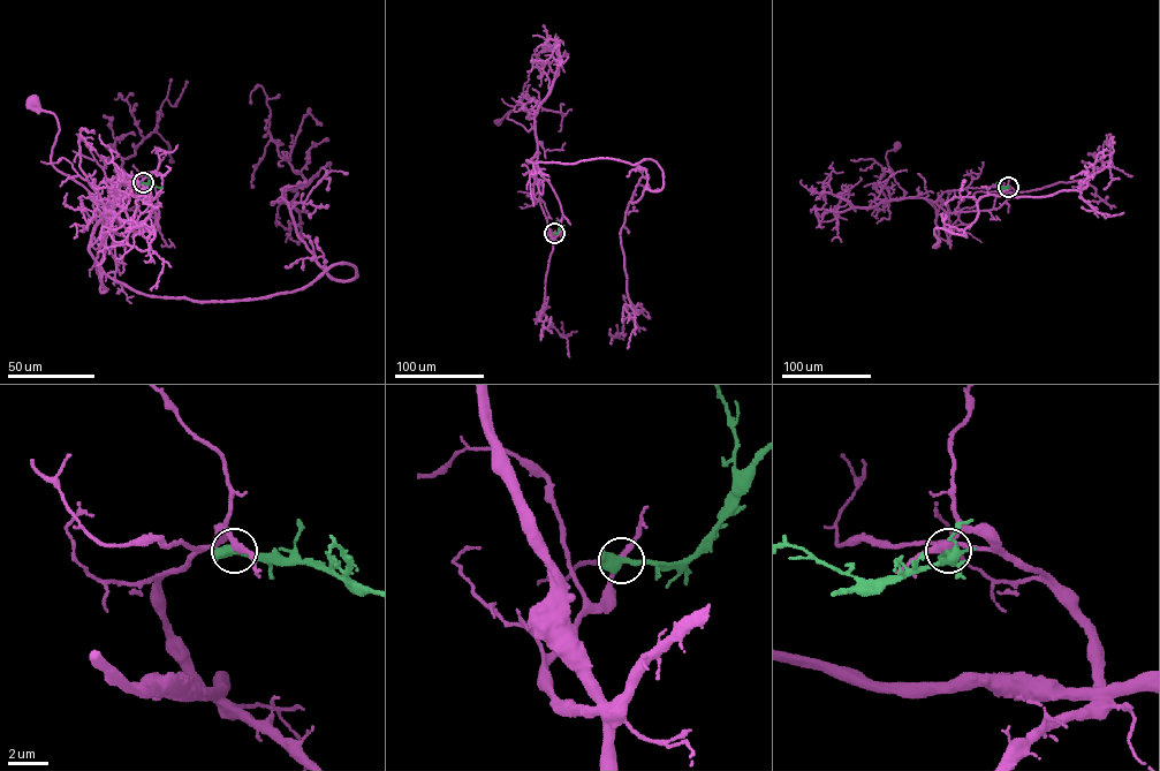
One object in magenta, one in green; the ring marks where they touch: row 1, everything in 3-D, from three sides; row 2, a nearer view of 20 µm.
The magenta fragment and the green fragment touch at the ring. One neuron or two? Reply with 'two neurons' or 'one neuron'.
two neurons

